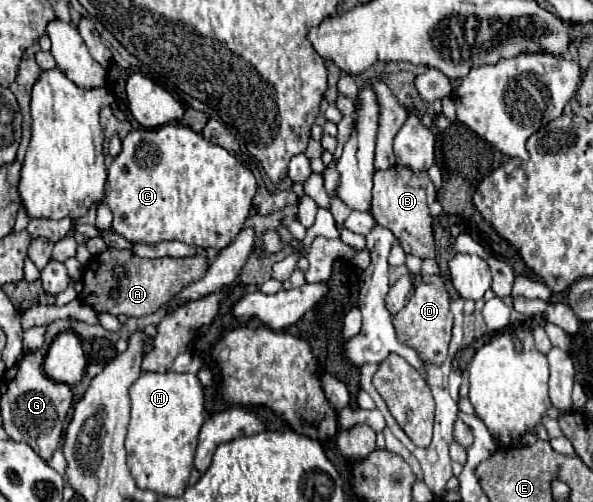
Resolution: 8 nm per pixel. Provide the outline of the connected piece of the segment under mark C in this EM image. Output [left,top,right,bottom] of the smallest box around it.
[106,125,256,249]

